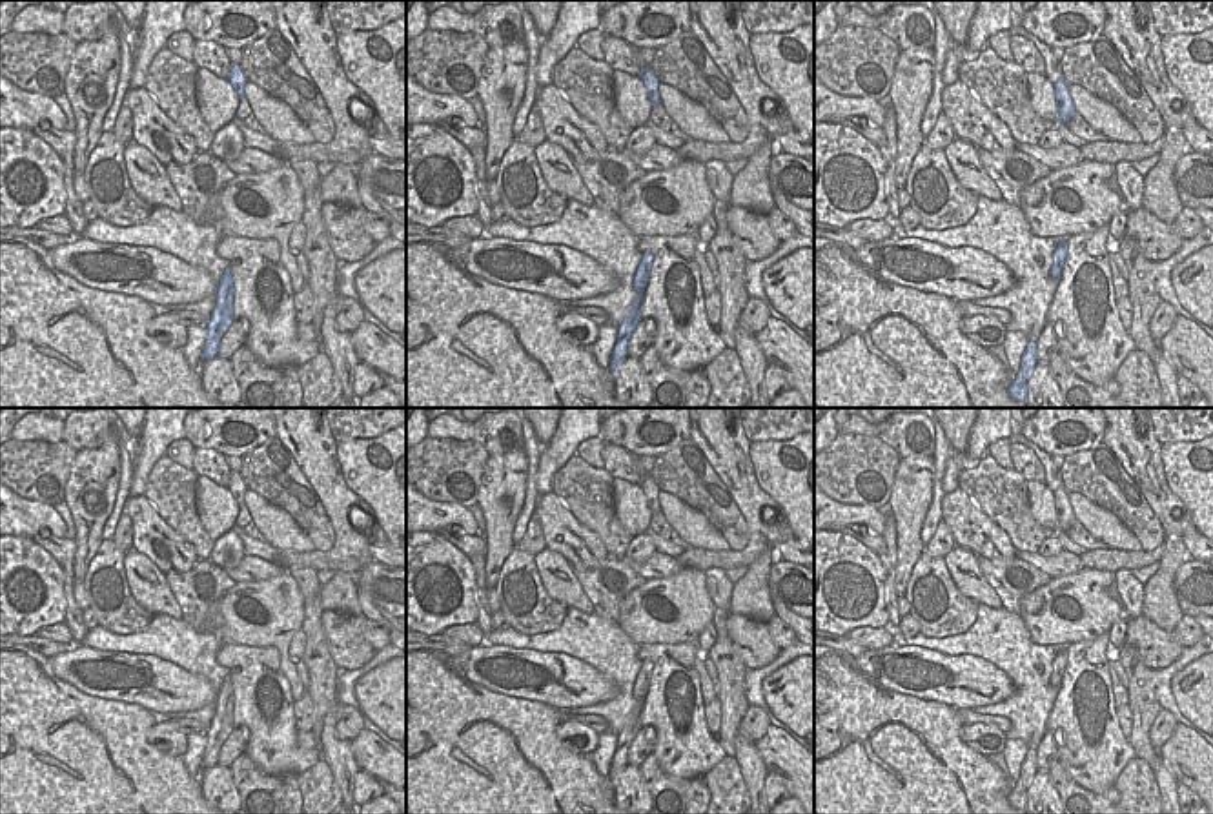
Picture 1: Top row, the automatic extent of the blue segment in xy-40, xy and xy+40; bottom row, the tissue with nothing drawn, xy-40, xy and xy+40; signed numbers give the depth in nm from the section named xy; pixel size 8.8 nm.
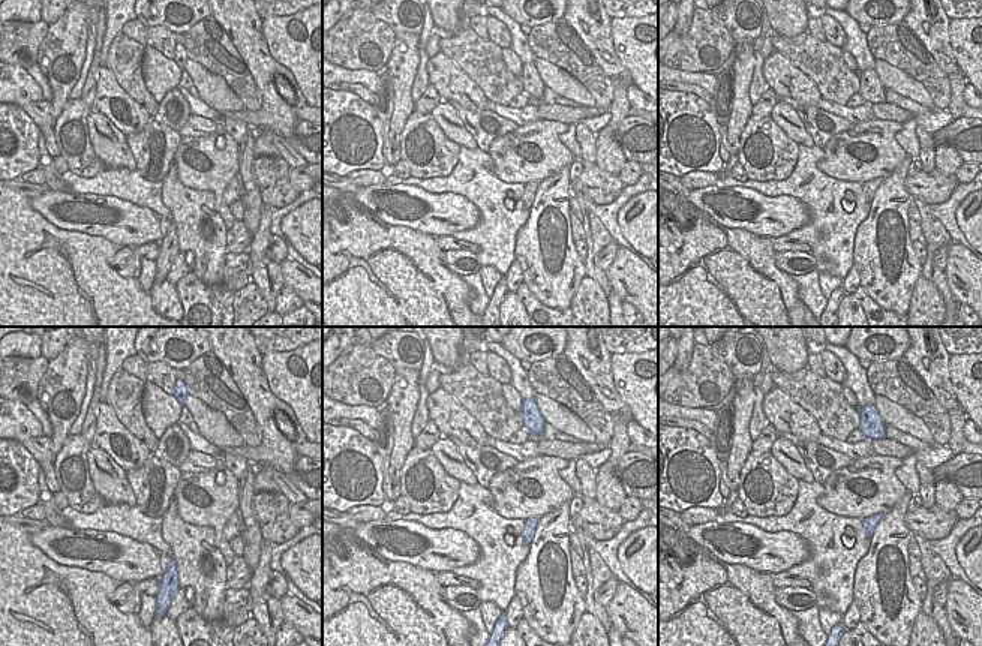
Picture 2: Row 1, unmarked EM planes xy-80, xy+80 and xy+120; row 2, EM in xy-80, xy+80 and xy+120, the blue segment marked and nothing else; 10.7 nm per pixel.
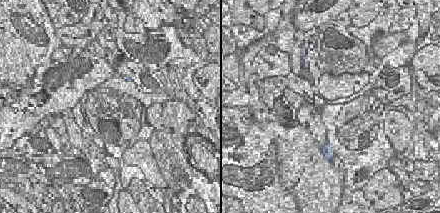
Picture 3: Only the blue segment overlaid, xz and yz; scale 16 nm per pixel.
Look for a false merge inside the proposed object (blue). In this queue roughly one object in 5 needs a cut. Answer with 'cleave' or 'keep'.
keep

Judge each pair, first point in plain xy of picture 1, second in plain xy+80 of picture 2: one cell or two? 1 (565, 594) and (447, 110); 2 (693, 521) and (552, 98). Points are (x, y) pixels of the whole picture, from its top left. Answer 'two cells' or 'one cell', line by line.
1: one cell
2: two cells

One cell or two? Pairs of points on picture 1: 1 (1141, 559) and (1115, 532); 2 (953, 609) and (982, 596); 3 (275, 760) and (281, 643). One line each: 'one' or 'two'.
1: two
2: two
3: two

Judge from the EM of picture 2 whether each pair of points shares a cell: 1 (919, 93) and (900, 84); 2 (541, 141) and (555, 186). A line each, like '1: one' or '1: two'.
1: one
2: two

